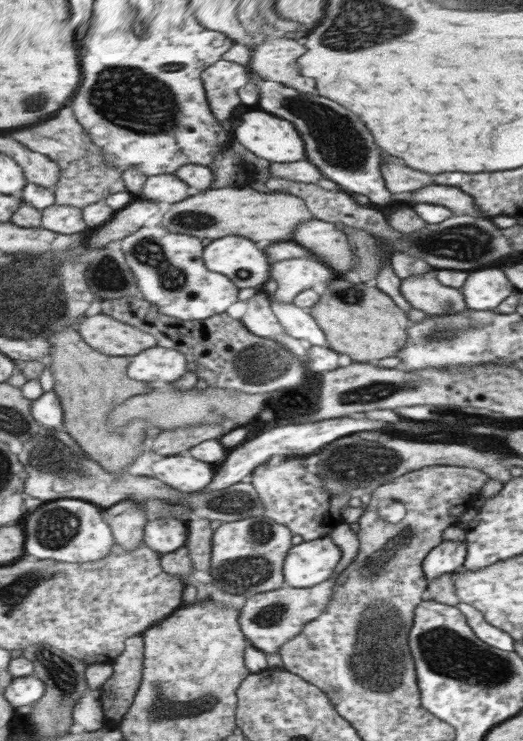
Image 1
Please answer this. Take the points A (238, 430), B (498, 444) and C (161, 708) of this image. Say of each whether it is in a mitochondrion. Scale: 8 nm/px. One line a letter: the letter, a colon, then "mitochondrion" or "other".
A: other
B: other
C: mitochondrion

